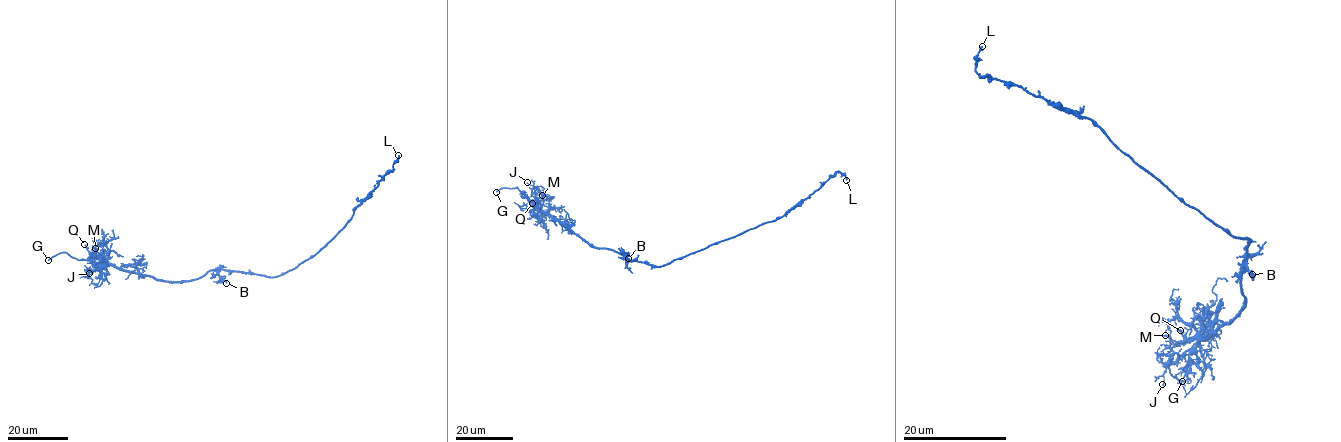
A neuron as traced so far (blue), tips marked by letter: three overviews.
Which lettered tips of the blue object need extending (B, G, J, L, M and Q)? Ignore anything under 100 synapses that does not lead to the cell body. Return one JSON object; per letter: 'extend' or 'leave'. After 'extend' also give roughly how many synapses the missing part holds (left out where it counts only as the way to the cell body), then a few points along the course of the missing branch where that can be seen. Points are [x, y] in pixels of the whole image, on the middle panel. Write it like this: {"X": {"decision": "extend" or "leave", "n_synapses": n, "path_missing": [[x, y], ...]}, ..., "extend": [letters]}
{"B": {"decision": "leave"}, "G": {"decision": "extend"}, "J": {"decision": "leave"}, "L": {"decision": "leave"}, "M": {"decision": "leave"}, "Q": {"decision": "leave"}, "extend": ["G"]}

